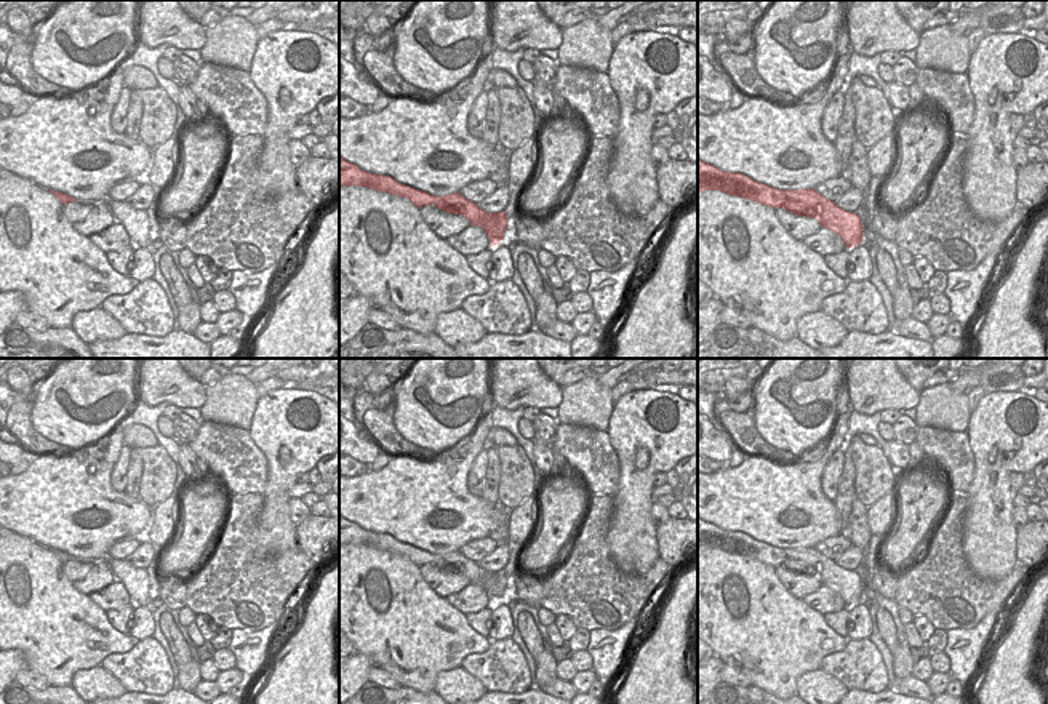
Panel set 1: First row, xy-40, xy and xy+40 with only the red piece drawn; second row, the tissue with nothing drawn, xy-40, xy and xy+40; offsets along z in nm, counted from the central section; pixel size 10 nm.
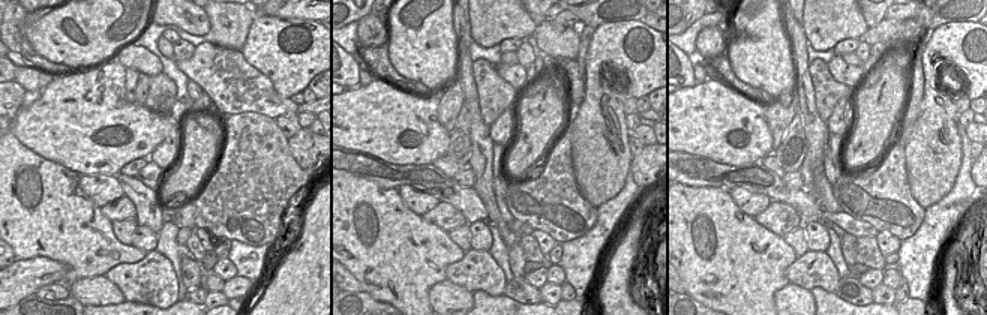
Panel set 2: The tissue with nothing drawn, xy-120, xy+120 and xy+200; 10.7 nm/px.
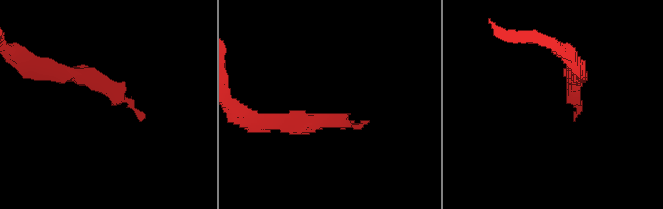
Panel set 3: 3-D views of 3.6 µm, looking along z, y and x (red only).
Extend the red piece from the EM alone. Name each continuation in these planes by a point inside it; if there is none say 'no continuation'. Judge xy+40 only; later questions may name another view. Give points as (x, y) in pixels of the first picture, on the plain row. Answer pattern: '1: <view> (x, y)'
no continuation

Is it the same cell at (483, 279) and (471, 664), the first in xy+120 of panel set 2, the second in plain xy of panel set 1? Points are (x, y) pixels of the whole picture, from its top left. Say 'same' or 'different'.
same

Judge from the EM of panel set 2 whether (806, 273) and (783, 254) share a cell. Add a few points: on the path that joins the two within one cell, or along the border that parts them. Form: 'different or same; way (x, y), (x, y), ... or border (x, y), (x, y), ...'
different; border (797, 258), (785, 270), (788, 282)

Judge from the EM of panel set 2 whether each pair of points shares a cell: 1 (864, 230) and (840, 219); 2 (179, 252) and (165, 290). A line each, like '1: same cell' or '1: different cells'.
1: same cell
2: different cells

